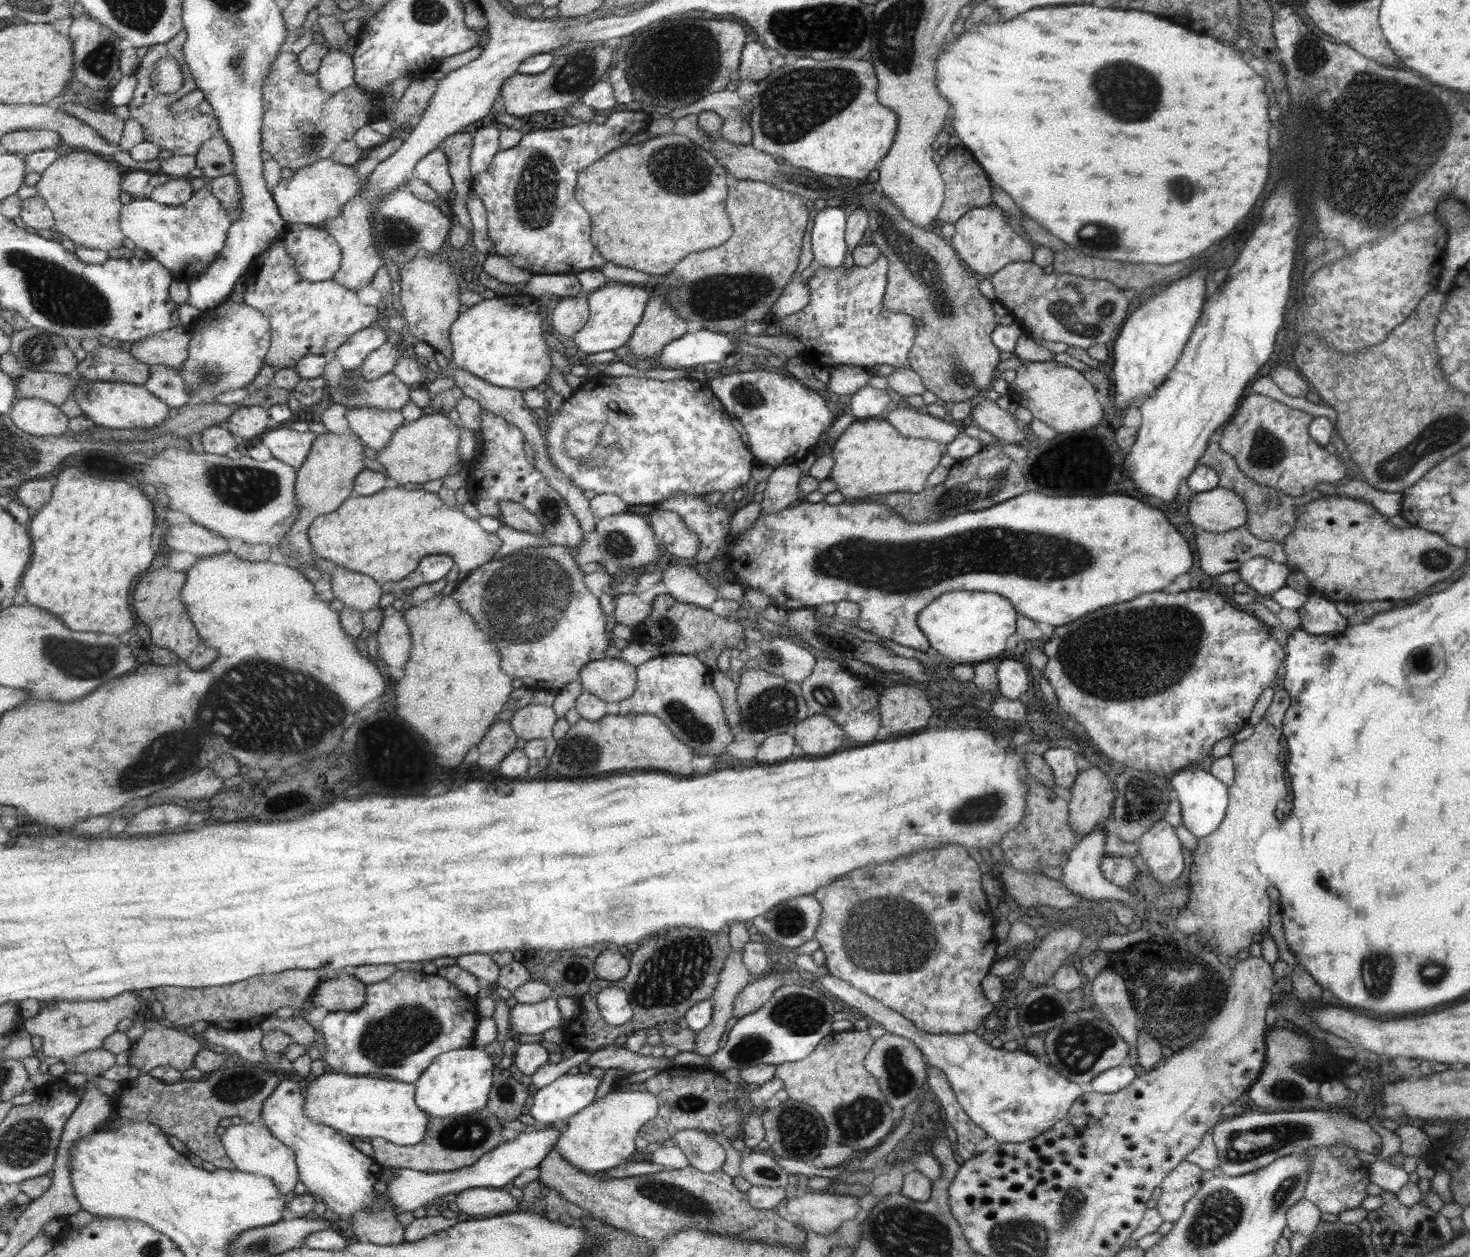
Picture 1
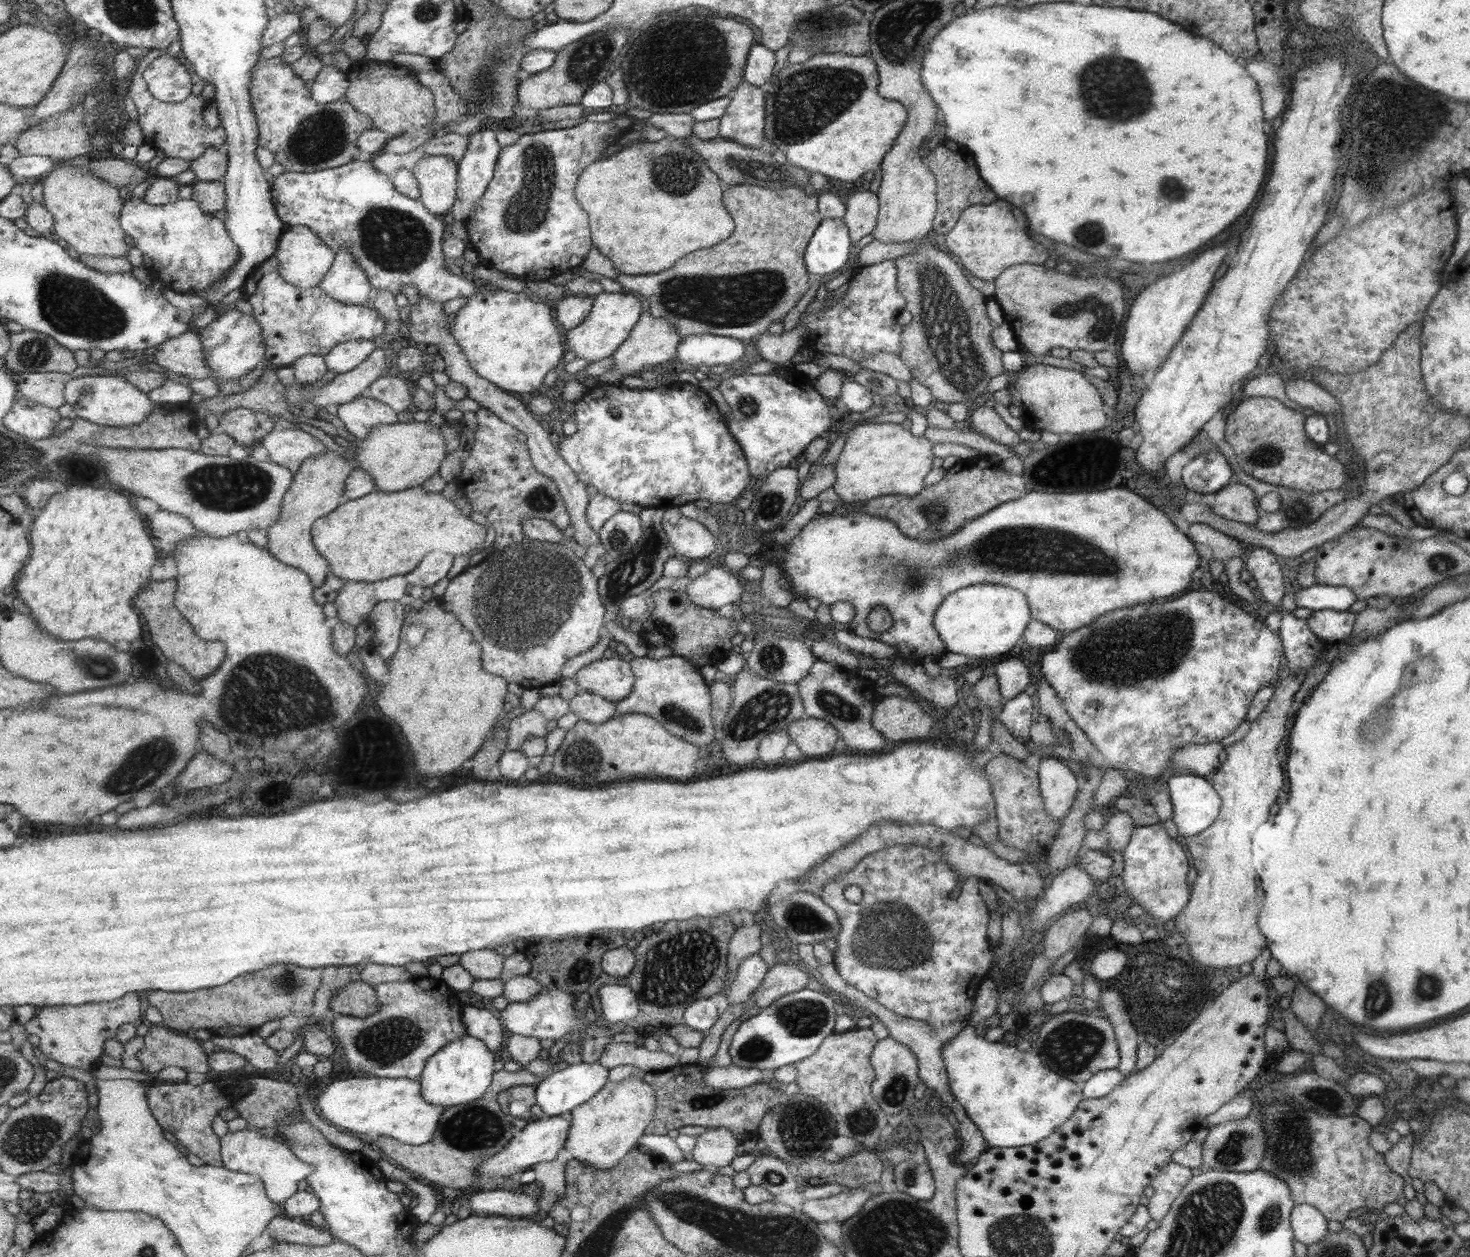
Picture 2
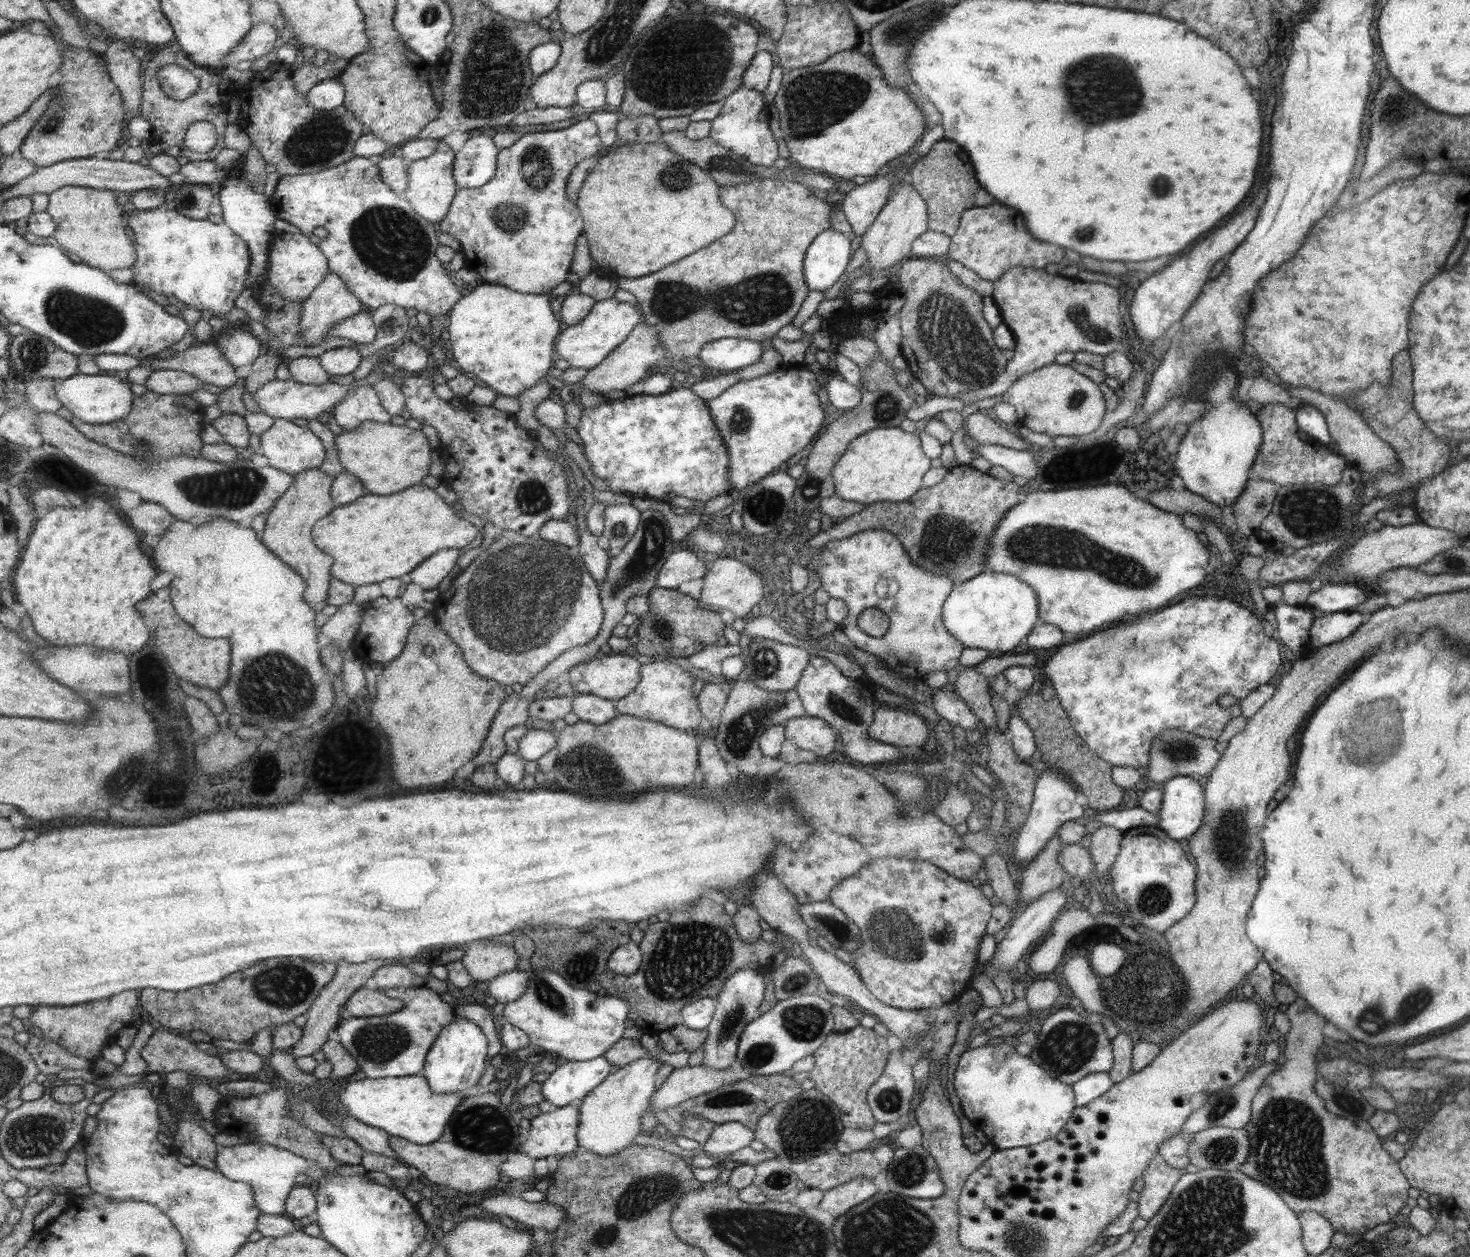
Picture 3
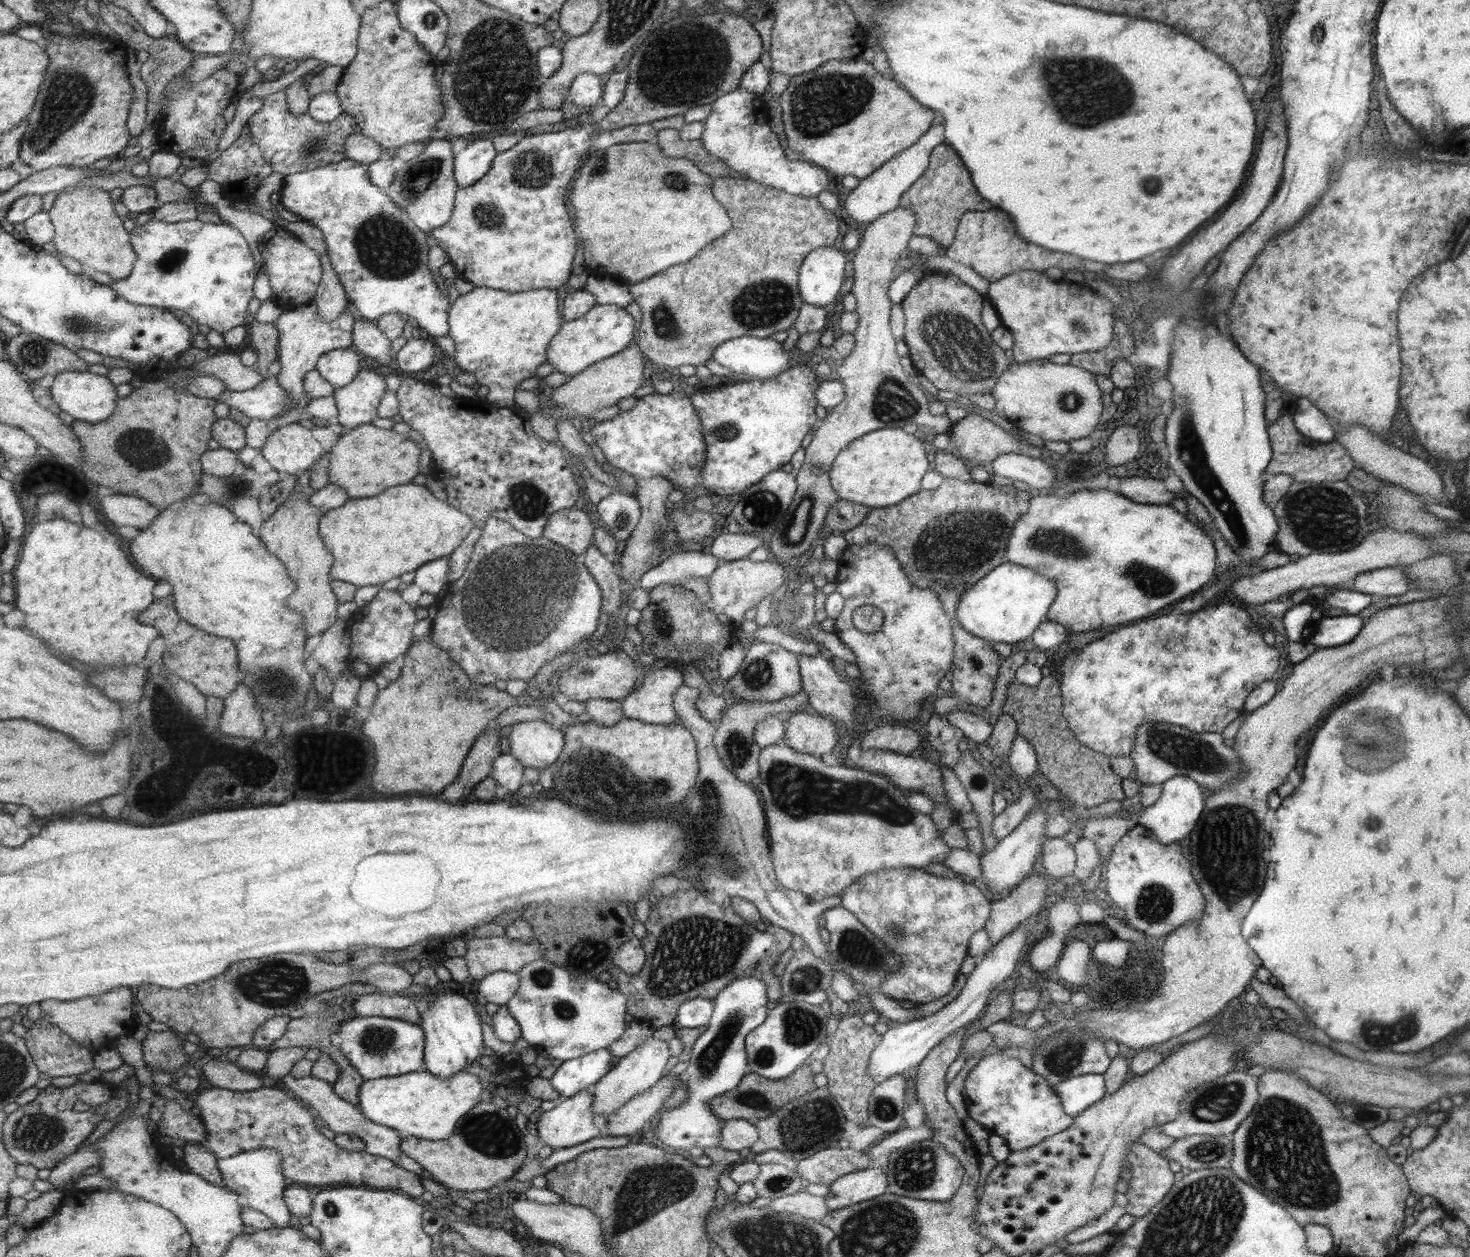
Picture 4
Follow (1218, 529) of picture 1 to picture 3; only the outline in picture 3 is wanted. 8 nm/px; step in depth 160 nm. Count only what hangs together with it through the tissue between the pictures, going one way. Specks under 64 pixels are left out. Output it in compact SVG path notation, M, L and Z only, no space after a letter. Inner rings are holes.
M1248 478L1245 490L1231 506L1237 532L1249 537L1257 530L1261 521L1269 514L1276 488L1277 485L1273 482Z

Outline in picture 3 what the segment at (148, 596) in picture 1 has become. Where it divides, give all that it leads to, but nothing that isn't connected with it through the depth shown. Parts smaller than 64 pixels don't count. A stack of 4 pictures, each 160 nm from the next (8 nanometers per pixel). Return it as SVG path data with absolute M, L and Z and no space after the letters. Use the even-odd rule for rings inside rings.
M171 588L153 592L137 608L141 610L141 614L145 614L157 622L157 653L162 654L177 677L216 692L227 684L232 665L232 642L221 637L212 638L199 634L196 627L181 618L181 615L175 610L175 606L171 602Z

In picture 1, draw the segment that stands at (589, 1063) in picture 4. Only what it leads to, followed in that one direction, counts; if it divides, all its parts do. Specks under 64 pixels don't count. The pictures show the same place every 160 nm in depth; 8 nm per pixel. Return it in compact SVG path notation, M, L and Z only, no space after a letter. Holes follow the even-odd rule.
M567 1072L551 1084L534 1091L530 1114L539 1125L567 1121L592 1104L599 1084L601 1080L589 1072Z

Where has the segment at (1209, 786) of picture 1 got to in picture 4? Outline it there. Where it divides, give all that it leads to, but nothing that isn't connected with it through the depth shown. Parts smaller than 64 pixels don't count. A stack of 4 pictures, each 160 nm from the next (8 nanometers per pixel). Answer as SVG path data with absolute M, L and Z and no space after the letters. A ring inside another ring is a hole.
M1178 775L1163 783L1161 789L1160 797L1155 804L1137 813L1137 824L1150 830L1151 834L1157 837L1157 842L1167 845L1169 842L1177 842L1185 838L1195 828L1202 813L1201 808L1204 808L1203 794L1201 788L1191 778Z

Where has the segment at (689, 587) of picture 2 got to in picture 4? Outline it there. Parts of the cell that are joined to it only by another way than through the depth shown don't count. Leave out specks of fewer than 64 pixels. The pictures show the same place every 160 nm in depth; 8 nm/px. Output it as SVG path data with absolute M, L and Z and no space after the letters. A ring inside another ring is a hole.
M747 557L720 562L706 580L710 600L712 600L711 606L716 611L725 614L728 622L737 627L744 620L743 614L745 614L745 610L755 608L762 598L779 588L783 580L785 580L787 571L787 579L796 575L796 569L793 566L785 569L777 563L768 561L754 562Z

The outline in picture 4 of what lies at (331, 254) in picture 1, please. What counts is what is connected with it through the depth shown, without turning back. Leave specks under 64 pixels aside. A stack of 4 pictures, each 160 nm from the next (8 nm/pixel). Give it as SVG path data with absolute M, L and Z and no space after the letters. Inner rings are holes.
M277 226L259 240L258 249L264 261L264 271L271 282L273 296L284 311L312 303L315 300L319 285L325 275L321 268L320 255L313 248L297 240L295 234L291 234L289 230Z

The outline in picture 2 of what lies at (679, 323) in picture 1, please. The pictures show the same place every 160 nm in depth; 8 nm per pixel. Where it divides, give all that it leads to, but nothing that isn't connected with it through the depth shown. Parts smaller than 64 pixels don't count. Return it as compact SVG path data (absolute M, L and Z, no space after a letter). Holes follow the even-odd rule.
M645 310L631 336L614 354L614 364L611 370L599 376L595 382L619 385L624 378L637 376L643 368L652 368L655 365L671 361L676 356L677 346L679 346L680 341L681 336L676 331L676 327L664 318L655 318L653 313Z

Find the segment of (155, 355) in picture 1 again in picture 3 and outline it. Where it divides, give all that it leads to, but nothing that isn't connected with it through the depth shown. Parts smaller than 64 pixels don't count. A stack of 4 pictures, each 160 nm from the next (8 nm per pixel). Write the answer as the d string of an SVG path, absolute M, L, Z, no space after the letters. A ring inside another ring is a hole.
M193 342L189 348L164 359L152 356L141 359L140 367L151 368L153 373L159 370L177 370L191 374L202 382L227 388L240 379L235 367L225 358L223 352L214 344Z

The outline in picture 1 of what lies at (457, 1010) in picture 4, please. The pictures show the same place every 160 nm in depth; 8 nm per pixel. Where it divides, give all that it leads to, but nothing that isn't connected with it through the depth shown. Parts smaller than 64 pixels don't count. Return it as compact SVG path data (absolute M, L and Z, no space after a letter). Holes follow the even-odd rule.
M471 1046L440 1054L415 1083L416 1103L433 1118L459 1118L475 1114L488 1106L491 1084L495 1080L493 1072L495 1062L483 1048Z

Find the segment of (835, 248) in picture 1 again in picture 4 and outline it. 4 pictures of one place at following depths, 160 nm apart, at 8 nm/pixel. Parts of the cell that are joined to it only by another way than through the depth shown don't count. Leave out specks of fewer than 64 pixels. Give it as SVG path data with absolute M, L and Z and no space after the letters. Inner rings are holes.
M829 246L829 248L819 248L809 253L799 271L799 292L803 304L823 308L825 304L832 306L833 298L837 296L843 284L843 270L845 270L845 256L839 252L839 249Z

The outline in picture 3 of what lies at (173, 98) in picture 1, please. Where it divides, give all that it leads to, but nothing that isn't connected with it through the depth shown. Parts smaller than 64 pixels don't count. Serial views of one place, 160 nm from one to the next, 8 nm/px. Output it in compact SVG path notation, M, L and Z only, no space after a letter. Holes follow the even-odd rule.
M175 42L172 45L148 55L144 63L143 71L143 98L140 108L140 116L146 119L152 127L151 141L155 149L176 153L185 156L189 161L202 161L205 159L215 159L226 147L227 130L227 110L229 101L235 96L235 86L220 76L219 69L207 69L197 66L184 51L184 48ZM168 64L178 64L190 70L200 78L200 88L187 100L173 100L169 98L158 84L157 71ZM211 121L218 130L219 142L217 146L209 152L195 152L186 145L186 134L189 126L194 122Z

